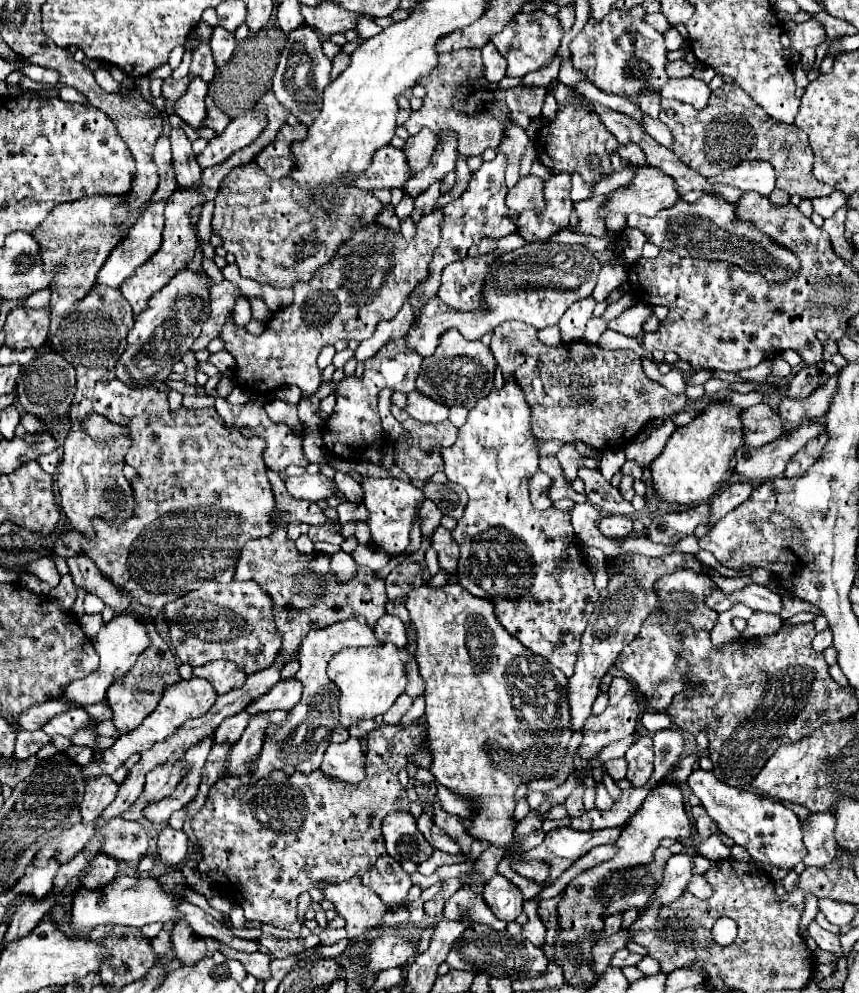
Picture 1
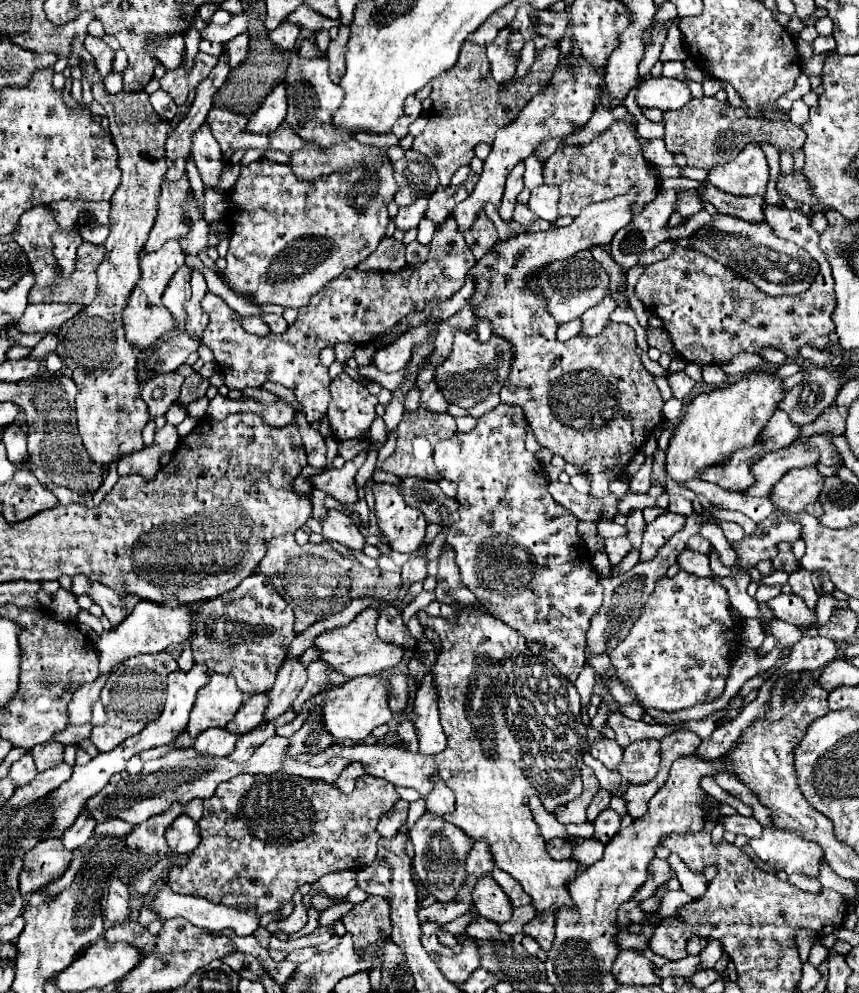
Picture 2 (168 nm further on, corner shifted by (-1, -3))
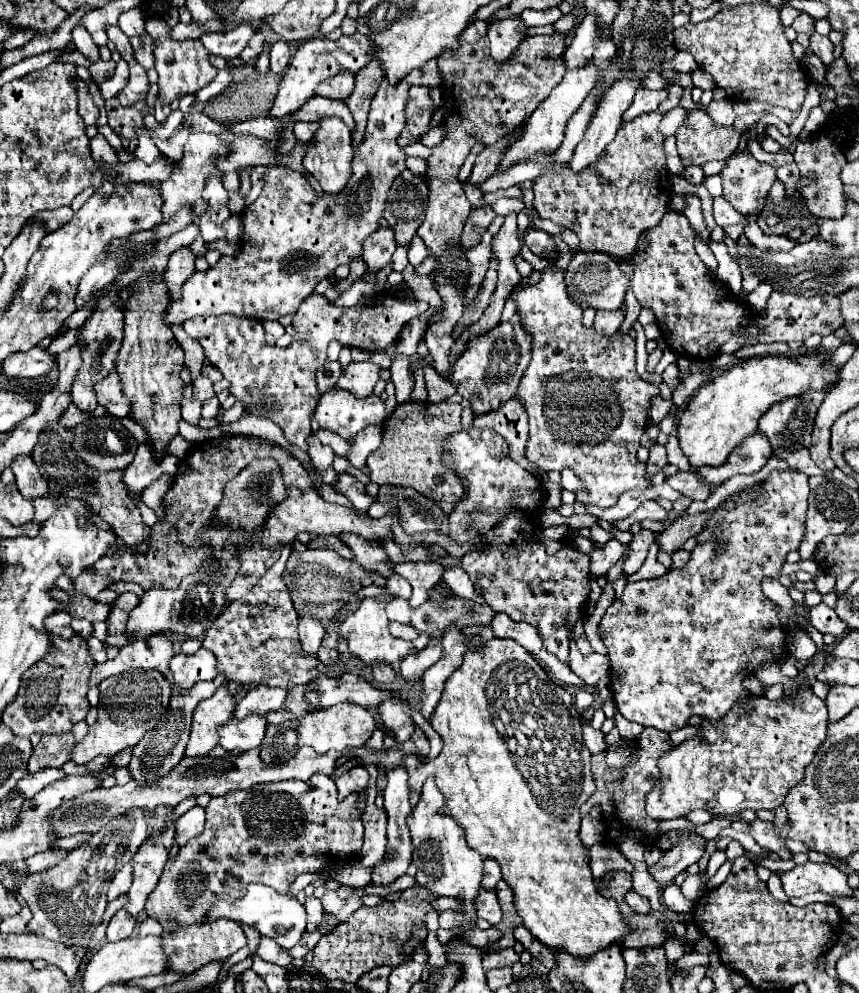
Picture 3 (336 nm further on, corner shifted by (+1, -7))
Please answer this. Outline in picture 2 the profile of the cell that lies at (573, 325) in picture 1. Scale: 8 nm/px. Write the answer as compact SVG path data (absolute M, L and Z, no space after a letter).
M605 296L601 302L597 302L595 306L591 306L583 316L581 316L581 336L597 336L603 326L609 320L609 314L615 310L617 302L611 296Z

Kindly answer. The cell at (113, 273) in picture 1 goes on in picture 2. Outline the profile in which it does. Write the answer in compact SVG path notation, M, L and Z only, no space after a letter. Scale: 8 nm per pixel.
M183 176L177 182L169 182L169 180L163 182L157 218L151 228L149 242L143 246L143 252L157 250L167 238L179 238L185 234L183 212L181 212L181 200L185 200L185 192L189 192L187 176Z

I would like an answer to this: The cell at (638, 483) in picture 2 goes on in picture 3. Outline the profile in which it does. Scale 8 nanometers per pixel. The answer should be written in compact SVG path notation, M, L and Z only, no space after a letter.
M655 442L655 444L649 448L649 460L647 460L647 480L651 480L651 476L653 476L653 474L661 472L667 464L669 464L669 460L667 460L667 450L665 450L665 446Z

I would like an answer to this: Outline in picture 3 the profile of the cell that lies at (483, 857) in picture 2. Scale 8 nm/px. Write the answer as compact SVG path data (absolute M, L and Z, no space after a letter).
M485 860L485 870L483 870L481 886L487 888L487 890L493 890L499 880L501 880L501 868L499 868L499 864L495 864L495 860Z

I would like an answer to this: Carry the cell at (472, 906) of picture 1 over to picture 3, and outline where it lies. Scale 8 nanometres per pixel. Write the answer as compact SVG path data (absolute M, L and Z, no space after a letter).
M513 948L491 950L491 952L485 952L485 956L483 956L483 968L485 968L485 970L513 966L515 962L519 962L519 954L517 954Z

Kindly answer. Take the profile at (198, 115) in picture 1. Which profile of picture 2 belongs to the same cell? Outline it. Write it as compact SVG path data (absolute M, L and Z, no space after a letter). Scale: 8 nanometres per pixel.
M201 124L197 132L191 136L191 156L201 172L201 178L207 186L217 186L219 184L219 174L223 170L223 160L221 160L221 148L217 140L211 134L209 124Z

